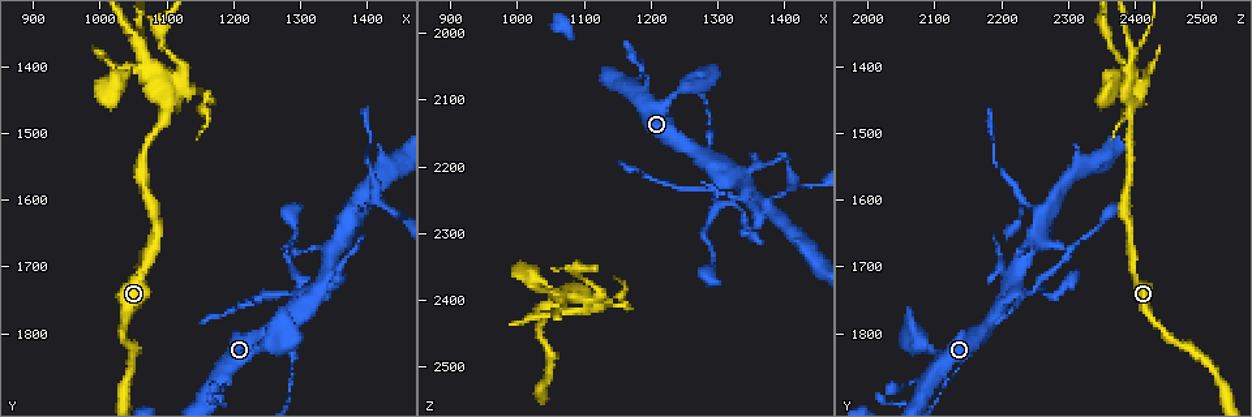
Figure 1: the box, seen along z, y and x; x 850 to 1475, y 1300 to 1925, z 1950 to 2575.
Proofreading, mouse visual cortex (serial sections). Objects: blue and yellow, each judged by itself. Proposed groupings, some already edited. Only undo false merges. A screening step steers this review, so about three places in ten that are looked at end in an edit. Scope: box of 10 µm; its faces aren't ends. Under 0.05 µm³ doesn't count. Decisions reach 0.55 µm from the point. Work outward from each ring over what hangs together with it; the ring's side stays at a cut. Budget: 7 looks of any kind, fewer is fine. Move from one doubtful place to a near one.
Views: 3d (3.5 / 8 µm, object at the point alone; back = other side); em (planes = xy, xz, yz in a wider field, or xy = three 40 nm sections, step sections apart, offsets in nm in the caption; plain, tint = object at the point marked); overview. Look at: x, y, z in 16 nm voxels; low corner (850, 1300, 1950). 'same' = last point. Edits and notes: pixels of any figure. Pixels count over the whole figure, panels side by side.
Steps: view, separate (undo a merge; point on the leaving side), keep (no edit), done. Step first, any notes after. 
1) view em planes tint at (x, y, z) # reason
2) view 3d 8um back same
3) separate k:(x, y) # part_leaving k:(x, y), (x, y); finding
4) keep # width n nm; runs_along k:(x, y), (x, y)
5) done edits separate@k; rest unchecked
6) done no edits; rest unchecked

view 3d 3.5um at (1265, 1795, 2175) # sharp bend

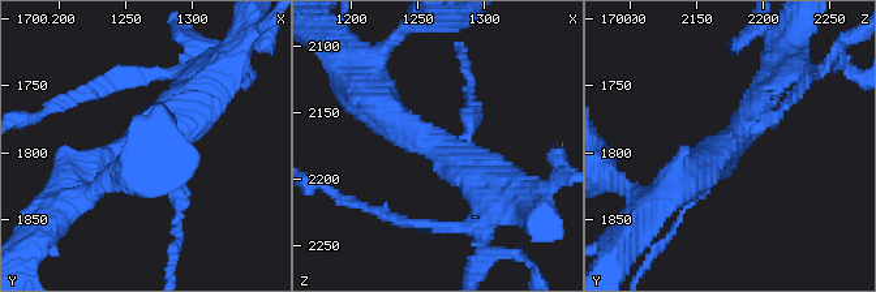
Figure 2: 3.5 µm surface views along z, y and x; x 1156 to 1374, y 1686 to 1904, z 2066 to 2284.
view em xy step 5 tint at (1266, 1792, 2172) # arms 3; arm_widths 200, 350, 450 nm; now the EM

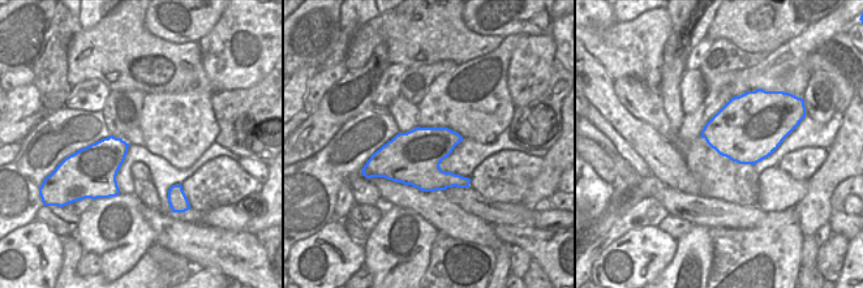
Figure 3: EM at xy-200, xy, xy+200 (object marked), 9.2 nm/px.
view em xy step 1 tint same # cut it another way

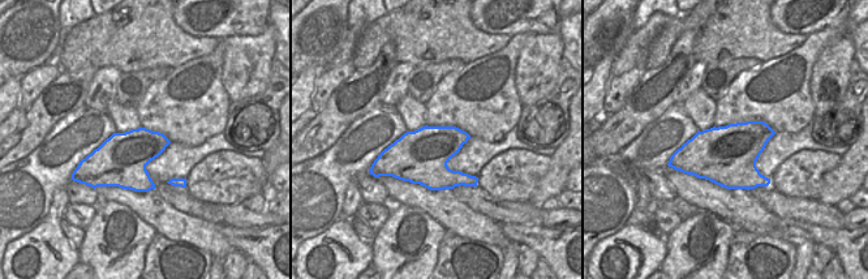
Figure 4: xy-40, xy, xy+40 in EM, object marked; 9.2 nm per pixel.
keep # runs_along 2:(78, 180), (158, 140), (210, 95); one cell here

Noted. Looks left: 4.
view 3d 8um at (1370, 1620, 2260) # a fork

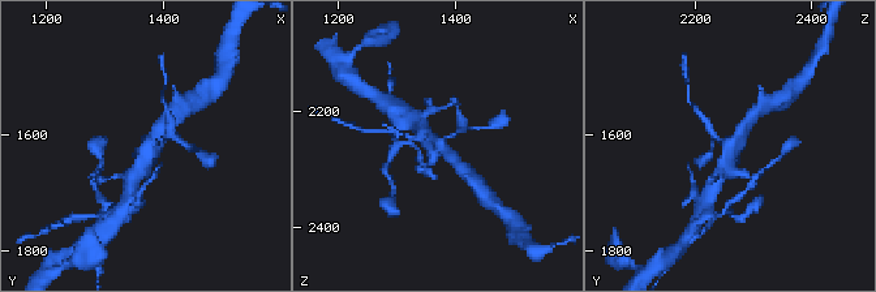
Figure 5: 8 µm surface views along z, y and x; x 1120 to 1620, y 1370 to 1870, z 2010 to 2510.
view 3d 3.5um back same

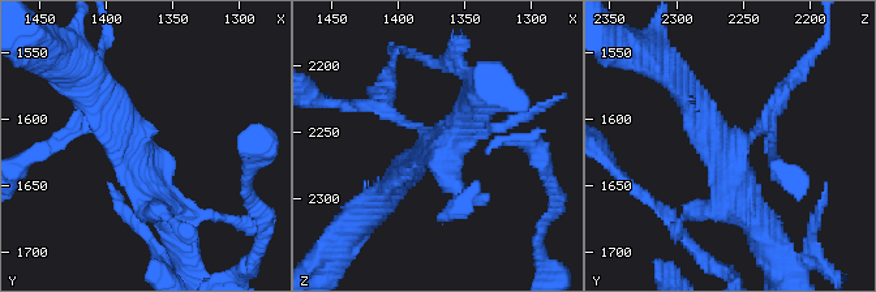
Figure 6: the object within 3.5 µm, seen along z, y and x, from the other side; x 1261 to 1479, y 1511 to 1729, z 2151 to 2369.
view em xy step 2 tint at (1374, 1620, 2256) # now the EM

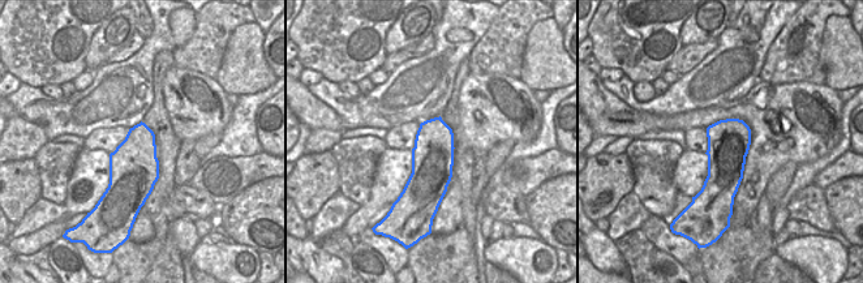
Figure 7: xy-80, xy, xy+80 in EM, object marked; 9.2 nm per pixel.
separate 6:(60, 144) # width 380 nm; part_leaving 6:(758, 129), (824, 37); two cells meet here

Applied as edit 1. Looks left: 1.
done edits separate@6; rest unchecked

